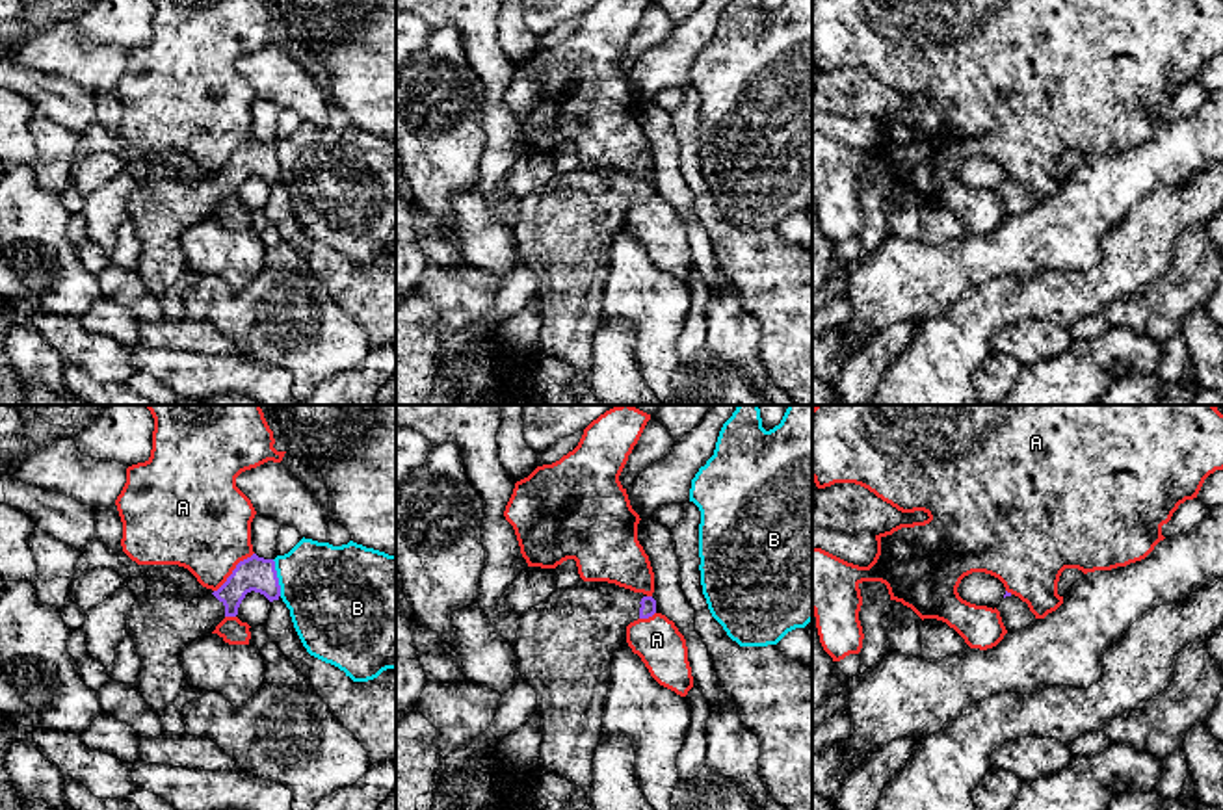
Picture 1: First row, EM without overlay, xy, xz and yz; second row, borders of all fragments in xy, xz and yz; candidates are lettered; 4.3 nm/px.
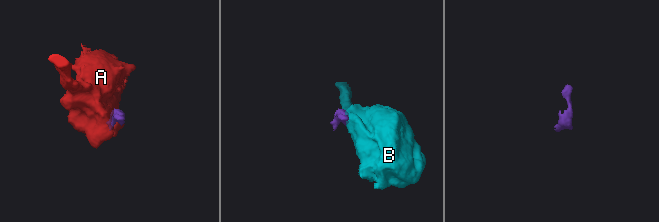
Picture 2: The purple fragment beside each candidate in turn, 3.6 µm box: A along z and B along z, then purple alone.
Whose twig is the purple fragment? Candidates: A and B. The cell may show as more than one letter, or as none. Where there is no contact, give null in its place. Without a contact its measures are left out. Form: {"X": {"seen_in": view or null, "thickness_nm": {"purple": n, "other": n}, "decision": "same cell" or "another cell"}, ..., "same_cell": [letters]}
{"A": {"seen_in": "xy", "thickness_nm": {"purple": 150, "other": 420}, "decision": "another cell"}, "B": {"seen_in": "xy", "thickness_nm": {"purple": 150, "other": 420}, "decision": "another cell"}, "same_cell": []}

